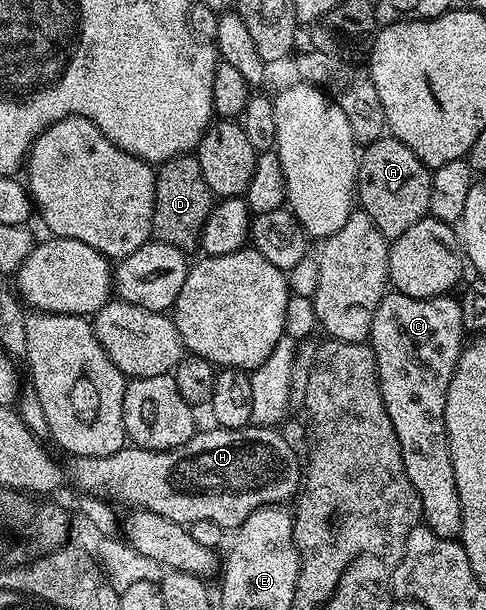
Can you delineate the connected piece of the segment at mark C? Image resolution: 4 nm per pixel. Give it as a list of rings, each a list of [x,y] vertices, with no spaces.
[[[398,292],[384,294],[373,312],[369,345],[375,354],[381,400],[385,404],[385,412],[389,412],[389,420],[393,420],[393,432],[397,432],[397,440],[401,444],[401,460],[405,464],[405,472],[413,488],[417,488],[423,509],[423,522],[433,532],[437,532],[437,536],[458,539],[463,532],[461,496],[457,496],[457,480],[453,476],[453,460],[445,432],[445,396],[449,392],[449,380],[453,380],[453,372],[465,345],[458,297],[414,298]]]

